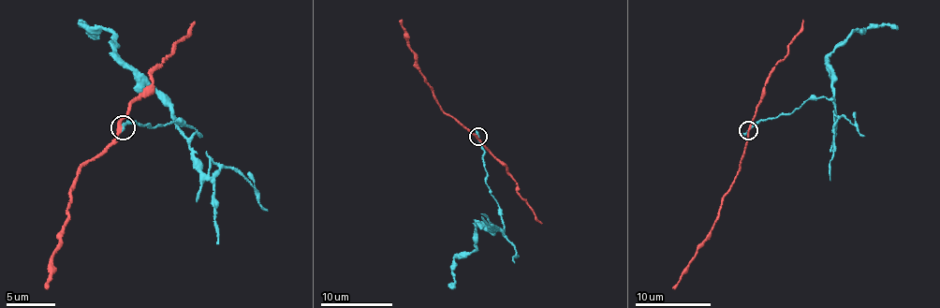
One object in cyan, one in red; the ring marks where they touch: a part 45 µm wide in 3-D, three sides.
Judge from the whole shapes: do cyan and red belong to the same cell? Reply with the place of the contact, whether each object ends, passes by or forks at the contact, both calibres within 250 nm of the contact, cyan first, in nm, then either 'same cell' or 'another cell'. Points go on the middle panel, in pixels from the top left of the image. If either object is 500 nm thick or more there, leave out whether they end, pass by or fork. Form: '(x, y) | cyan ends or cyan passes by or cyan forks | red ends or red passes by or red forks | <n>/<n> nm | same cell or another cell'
(478, 136) | cyan ends | red passes by | 280/240 nm | another cell

